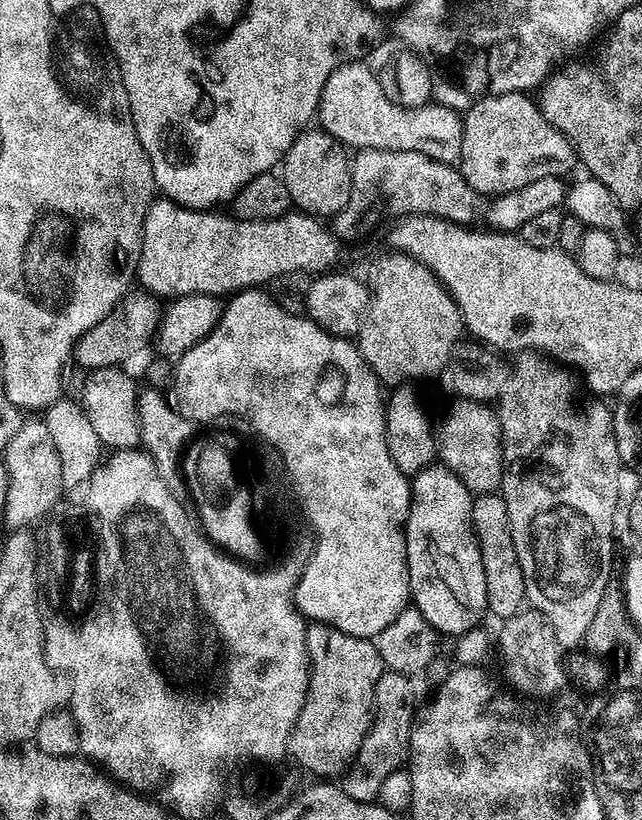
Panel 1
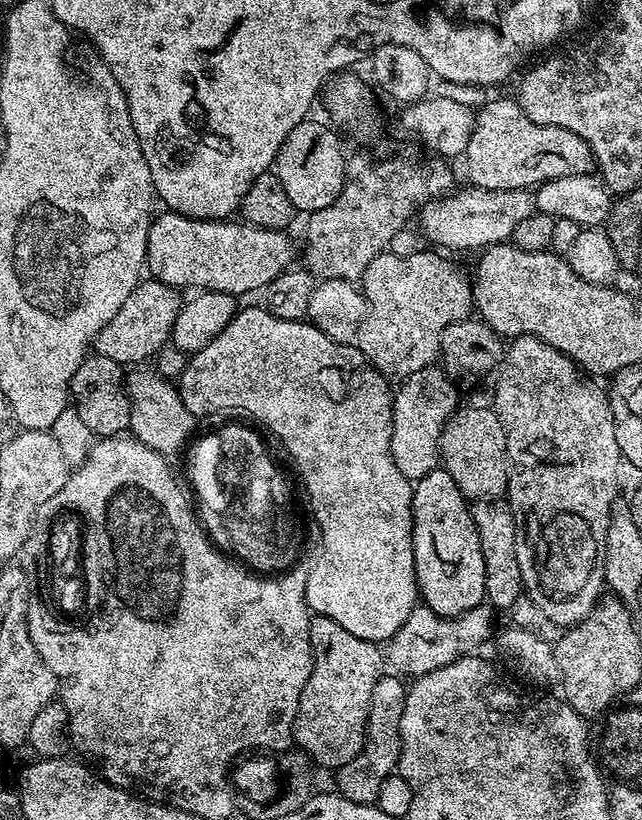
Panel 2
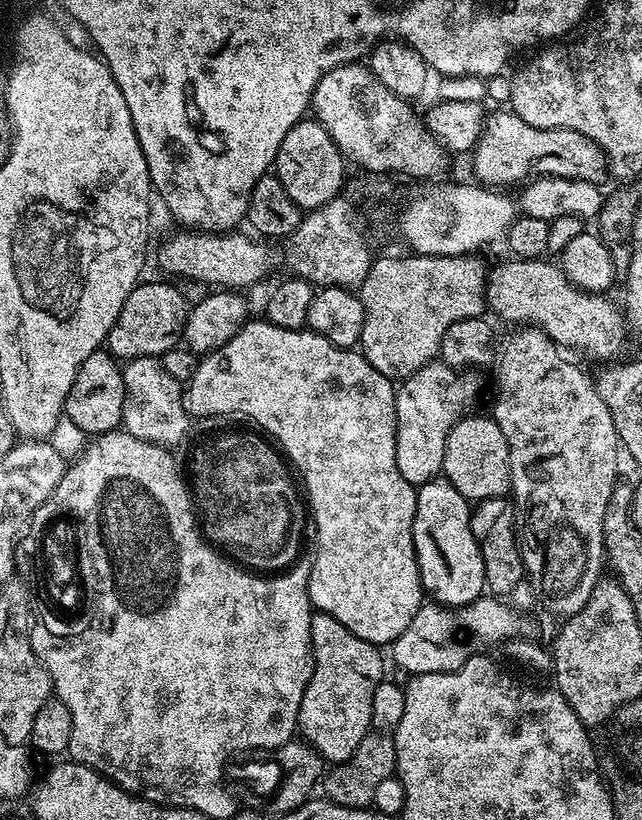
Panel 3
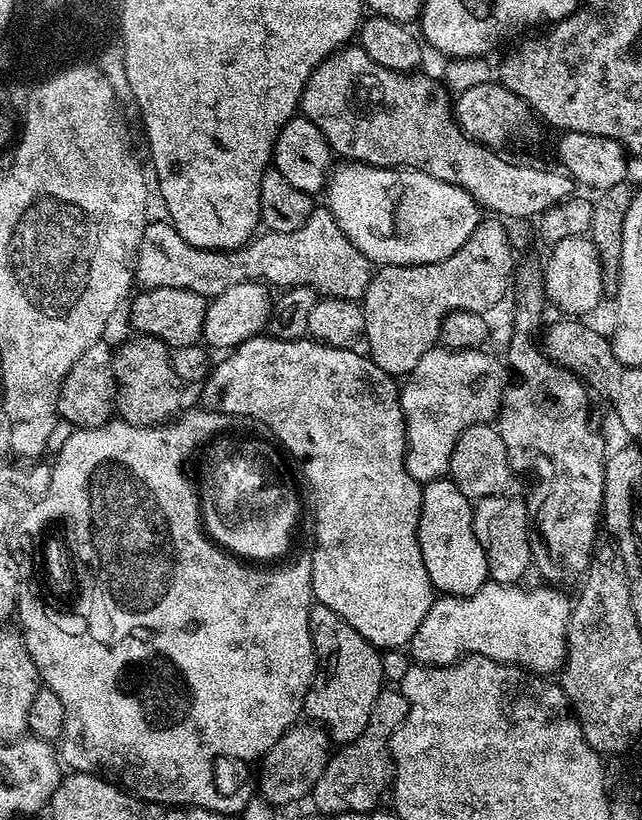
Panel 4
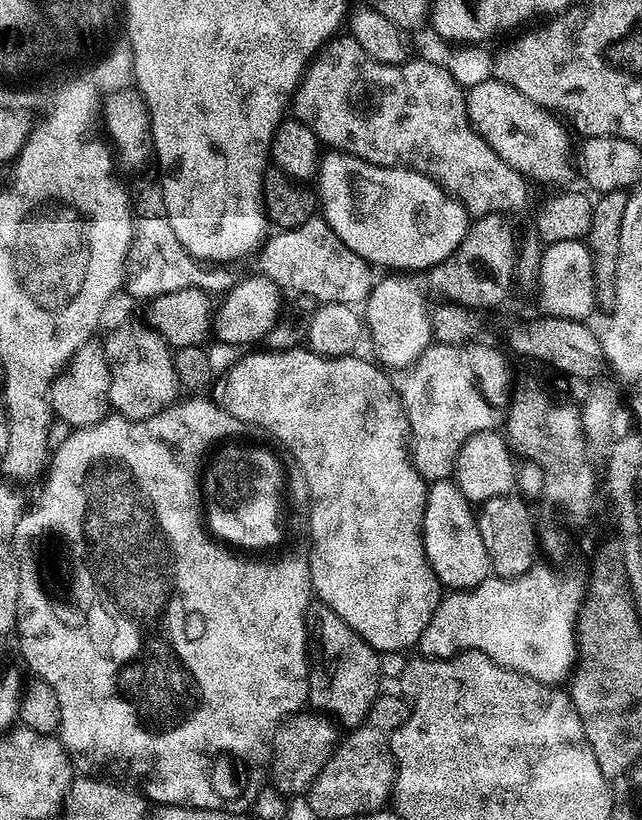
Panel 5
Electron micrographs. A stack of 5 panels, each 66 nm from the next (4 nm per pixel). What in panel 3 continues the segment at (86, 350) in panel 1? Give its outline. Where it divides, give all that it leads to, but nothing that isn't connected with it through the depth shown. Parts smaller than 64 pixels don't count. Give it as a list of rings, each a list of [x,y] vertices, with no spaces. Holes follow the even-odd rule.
[[[141,282],[129,294],[126,302],[122,302],[122,310],[106,341],[107,351],[124,362],[133,360],[136,356],[159,358],[166,350],[181,343],[189,311],[190,300],[174,285]]]

